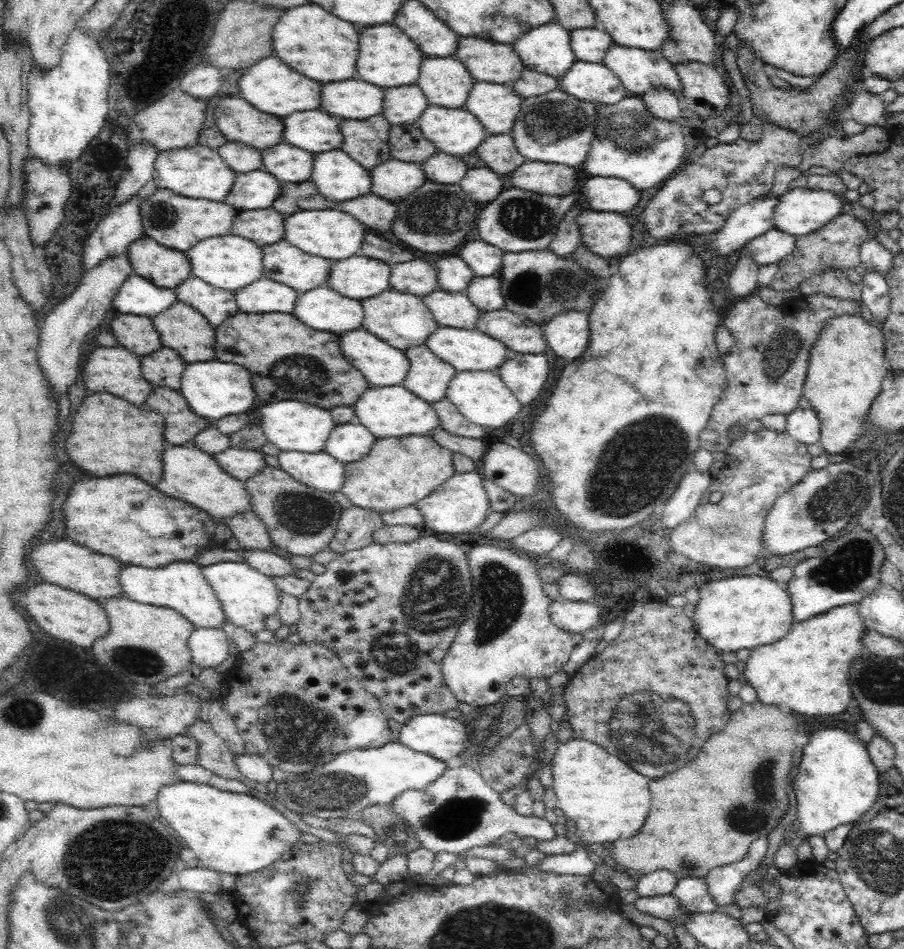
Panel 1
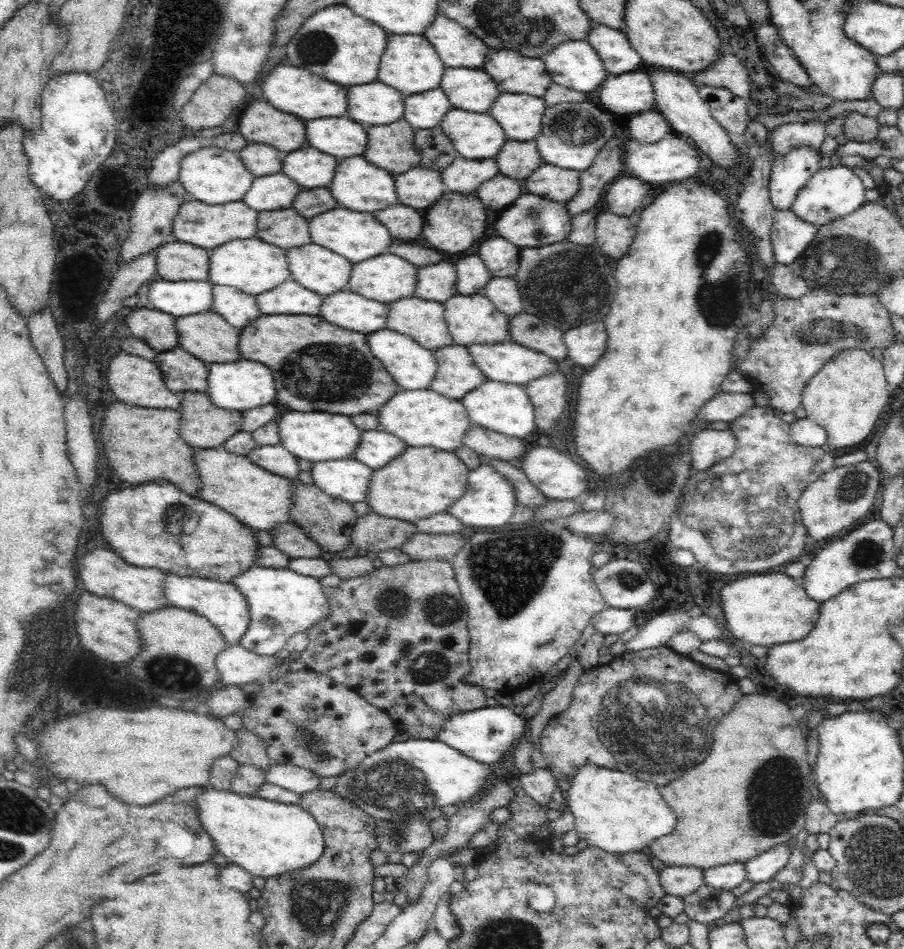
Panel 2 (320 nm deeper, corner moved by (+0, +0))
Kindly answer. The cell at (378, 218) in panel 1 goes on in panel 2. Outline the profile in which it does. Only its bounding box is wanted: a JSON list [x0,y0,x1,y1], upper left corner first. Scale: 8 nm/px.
[373,204,425,242]

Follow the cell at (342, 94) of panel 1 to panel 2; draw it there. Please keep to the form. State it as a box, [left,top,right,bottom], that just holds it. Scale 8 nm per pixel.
[347,80,405,126]

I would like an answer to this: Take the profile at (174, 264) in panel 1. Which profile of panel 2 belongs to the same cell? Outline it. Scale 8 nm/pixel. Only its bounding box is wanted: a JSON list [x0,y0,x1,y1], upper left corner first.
[156,243,209,282]

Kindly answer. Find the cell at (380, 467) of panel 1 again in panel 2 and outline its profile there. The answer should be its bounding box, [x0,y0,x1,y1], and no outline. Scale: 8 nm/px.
[369,447,469,523]

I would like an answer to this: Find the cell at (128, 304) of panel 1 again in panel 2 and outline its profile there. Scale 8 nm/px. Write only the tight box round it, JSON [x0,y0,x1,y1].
[149,278,214,318]

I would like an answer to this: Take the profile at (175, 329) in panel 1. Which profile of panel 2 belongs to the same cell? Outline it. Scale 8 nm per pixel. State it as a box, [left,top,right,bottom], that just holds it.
[176,310,241,364]

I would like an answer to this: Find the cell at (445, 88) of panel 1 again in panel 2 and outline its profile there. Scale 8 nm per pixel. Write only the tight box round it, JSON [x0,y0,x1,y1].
[440,68,502,113]

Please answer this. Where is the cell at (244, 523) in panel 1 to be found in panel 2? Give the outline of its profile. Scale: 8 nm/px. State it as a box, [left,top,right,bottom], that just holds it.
[270,523,324,558]

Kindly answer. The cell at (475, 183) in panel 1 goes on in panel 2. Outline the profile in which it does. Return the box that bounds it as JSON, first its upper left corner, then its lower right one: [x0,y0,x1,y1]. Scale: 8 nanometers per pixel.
[475,173,524,208]

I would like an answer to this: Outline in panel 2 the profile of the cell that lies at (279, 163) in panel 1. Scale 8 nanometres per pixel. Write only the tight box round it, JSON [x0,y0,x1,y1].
[282,146,339,190]

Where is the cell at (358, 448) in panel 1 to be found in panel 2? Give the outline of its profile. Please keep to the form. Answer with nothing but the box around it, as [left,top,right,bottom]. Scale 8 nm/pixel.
[353,430,408,470]

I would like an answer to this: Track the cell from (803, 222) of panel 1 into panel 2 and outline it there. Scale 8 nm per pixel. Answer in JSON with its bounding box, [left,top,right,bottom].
[790,165,866,227]

